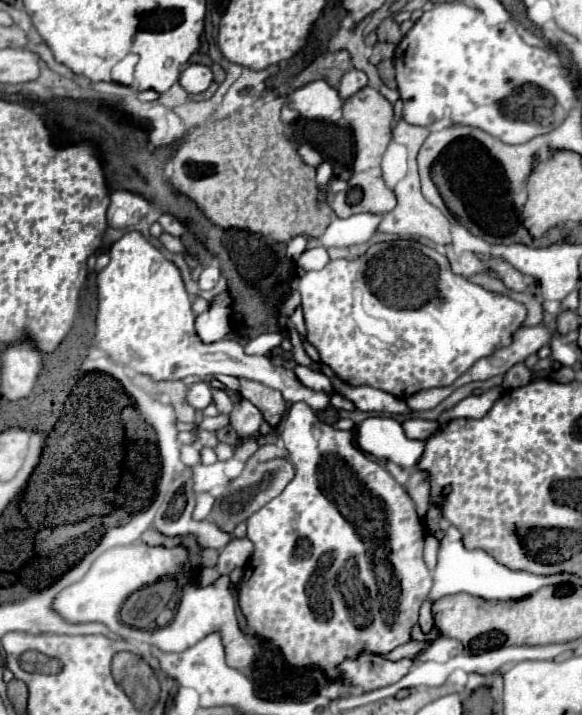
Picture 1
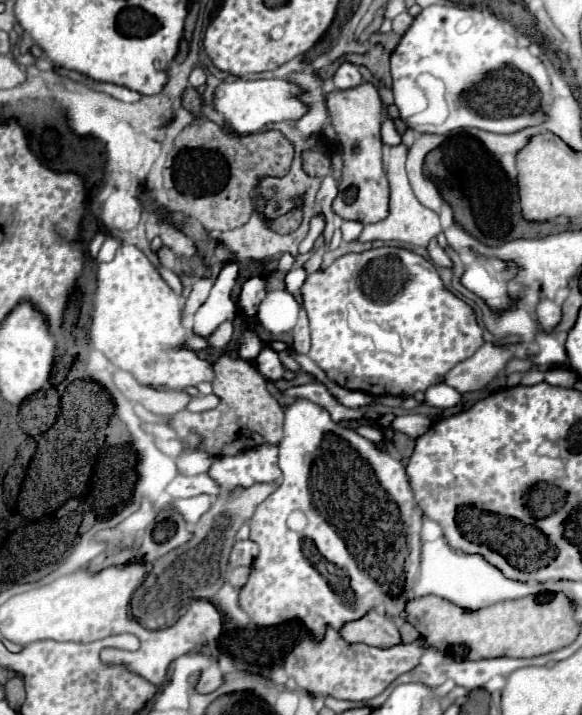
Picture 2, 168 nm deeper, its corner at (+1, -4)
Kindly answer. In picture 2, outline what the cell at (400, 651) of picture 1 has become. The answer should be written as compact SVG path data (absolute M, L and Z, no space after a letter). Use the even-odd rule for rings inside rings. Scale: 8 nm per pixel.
M371 611L371 615L365 615L355 623L347 623L347 627L341 631L341 637L347 643L365 643L379 649L389 649L403 643L393 619L387 619L379 611Z

